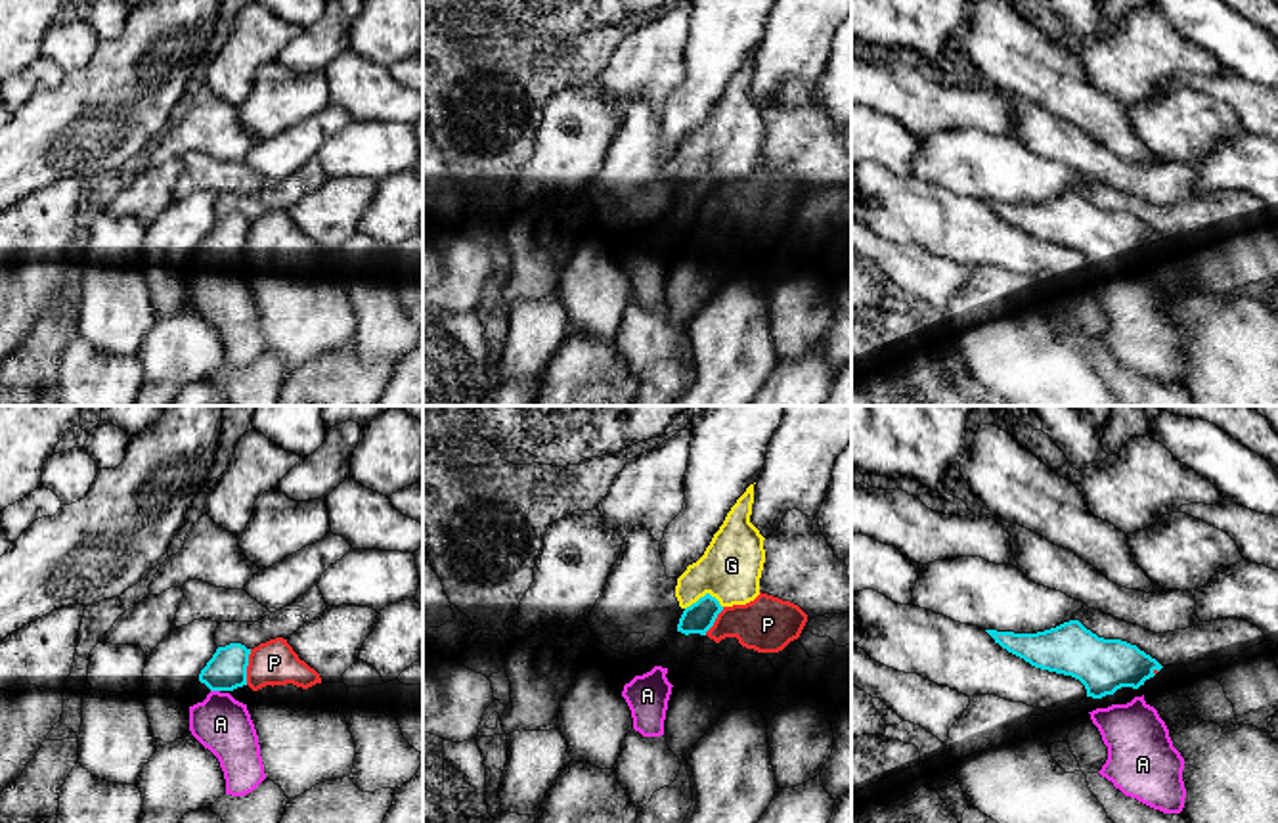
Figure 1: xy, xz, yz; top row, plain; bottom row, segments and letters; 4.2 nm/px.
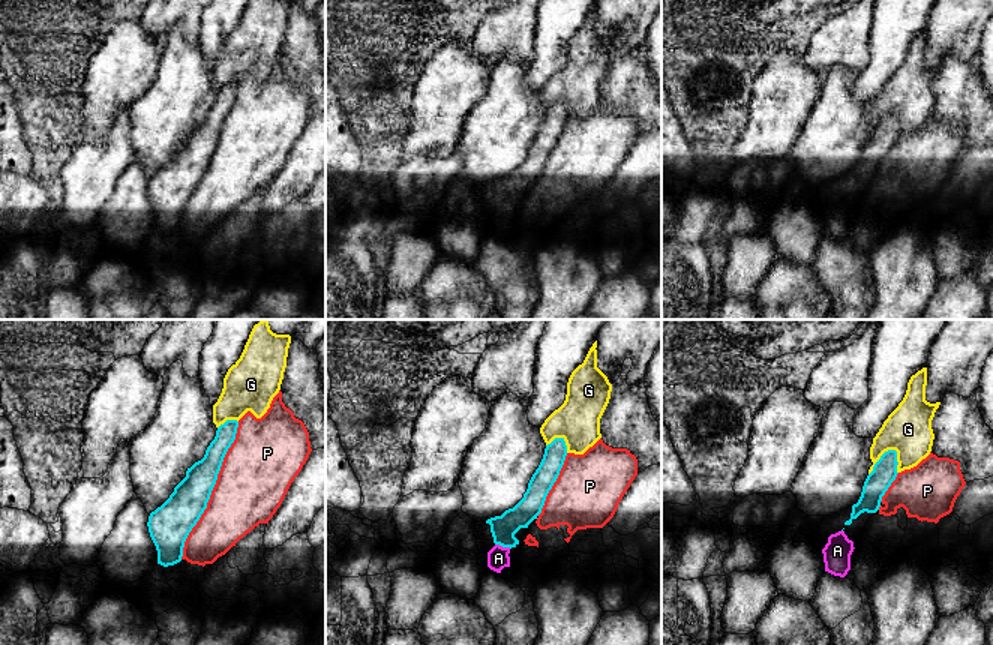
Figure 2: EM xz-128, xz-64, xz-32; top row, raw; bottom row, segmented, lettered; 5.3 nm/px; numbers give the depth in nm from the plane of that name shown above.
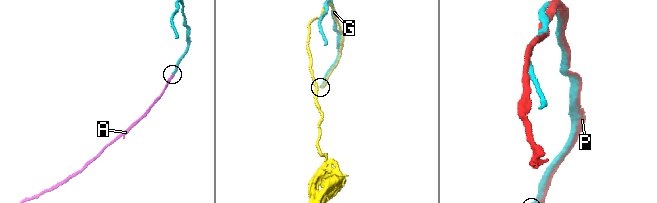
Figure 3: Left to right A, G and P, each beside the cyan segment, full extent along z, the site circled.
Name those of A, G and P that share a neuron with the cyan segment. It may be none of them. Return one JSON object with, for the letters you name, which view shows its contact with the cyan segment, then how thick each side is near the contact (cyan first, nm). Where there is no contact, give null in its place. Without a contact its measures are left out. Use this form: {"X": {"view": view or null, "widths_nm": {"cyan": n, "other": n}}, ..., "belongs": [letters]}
{"A": {"view": "xy", "widths_nm": {"cyan": 170, "other": 240}}, "belongs": ["A"]}

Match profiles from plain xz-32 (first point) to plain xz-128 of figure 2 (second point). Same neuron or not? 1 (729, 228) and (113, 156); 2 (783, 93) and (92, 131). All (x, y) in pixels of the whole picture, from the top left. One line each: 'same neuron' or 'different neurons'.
1: same neuron
2: same neuron

